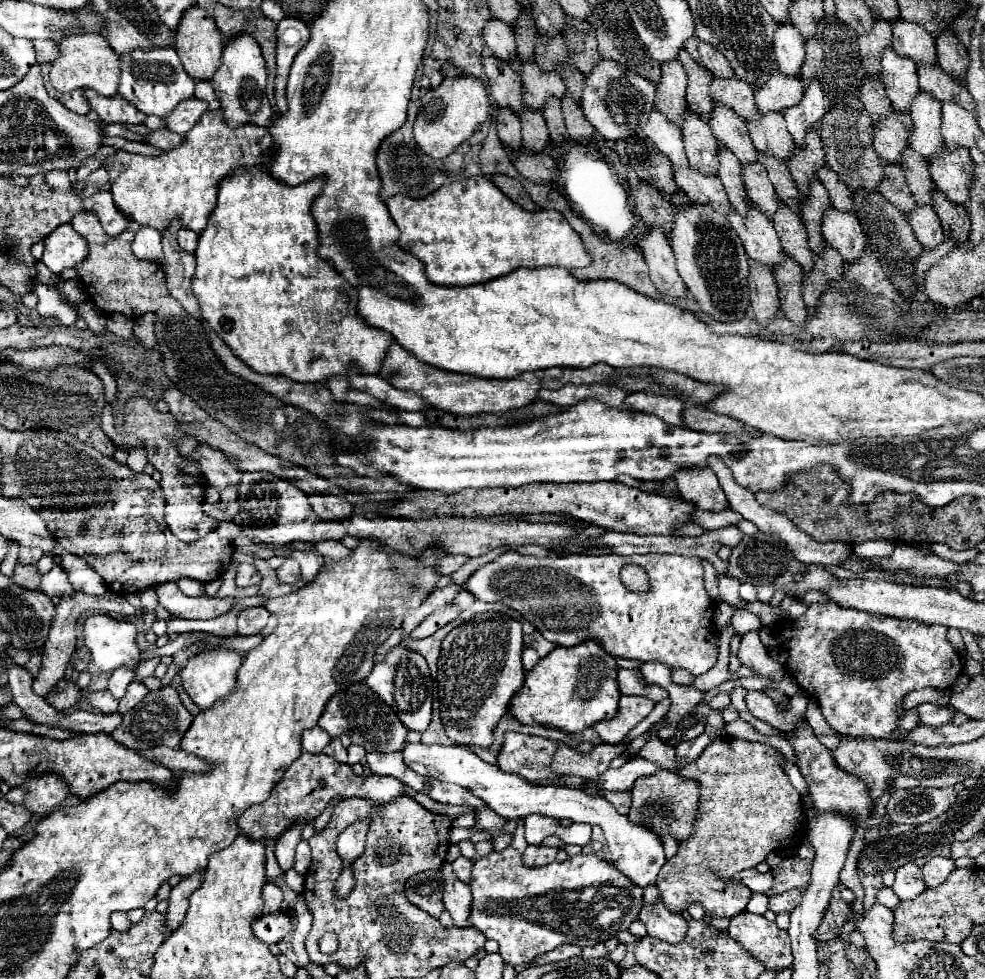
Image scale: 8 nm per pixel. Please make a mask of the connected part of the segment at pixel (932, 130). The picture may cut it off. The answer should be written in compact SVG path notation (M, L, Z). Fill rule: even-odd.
M920 92L912 102L910 116L914 130L910 132L910 148L928 162L932 162L944 146L944 138L940 132L940 106L942 104L938 104L938 100L934 100L926 92Z

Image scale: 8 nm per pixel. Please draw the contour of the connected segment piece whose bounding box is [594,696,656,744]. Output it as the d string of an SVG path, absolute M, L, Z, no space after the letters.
M620 696L618 702L618 714L610 720L596 722L594 730L600 734L602 742L606 744L618 744L626 738L626 734L644 720L656 702L650 702L650 698L638 698L638 696Z

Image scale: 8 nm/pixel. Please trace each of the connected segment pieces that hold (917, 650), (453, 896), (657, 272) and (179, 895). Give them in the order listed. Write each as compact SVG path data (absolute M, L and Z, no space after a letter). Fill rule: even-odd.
M812 604L802 618L778 624L782 648L790 652L786 670L796 678L800 688L810 698L820 702L826 722L840 734L872 738L894 734L894 728L888 728L888 718L900 718L900 714L904 712L902 700L912 690L948 690L954 684L954 680L962 672L962 660L960 654L950 646L946 632L948 628L940 624L878 616L860 610L848 610L838 604Z
M446 862L442 866L442 874L446 880L446 890L444 890L444 906L452 916L452 922L456 928L468 928L468 918L470 918L470 910L472 910L472 892L470 886L460 882L454 872L452 866Z
M652 228L648 234L638 238L638 248L646 258L654 286L670 298L684 300L688 296L688 288L676 270L674 252L668 238L658 228Z
M204 870L188 878L182 878L180 884L172 888L170 898L168 898L168 910L166 910L166 926L170 932L174 932L182 924L186 910L188 910L188 898L194 890L200 888L202 880L204 880Z

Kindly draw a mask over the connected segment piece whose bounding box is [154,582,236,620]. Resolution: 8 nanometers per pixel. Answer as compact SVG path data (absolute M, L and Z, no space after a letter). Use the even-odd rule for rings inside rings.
M166 582L154 588L158 594L158 602L164 610L168 610L174 618L186 620L208 620L230 612L236 600L232 598L210 598L210 596L184 596L174 582Z

